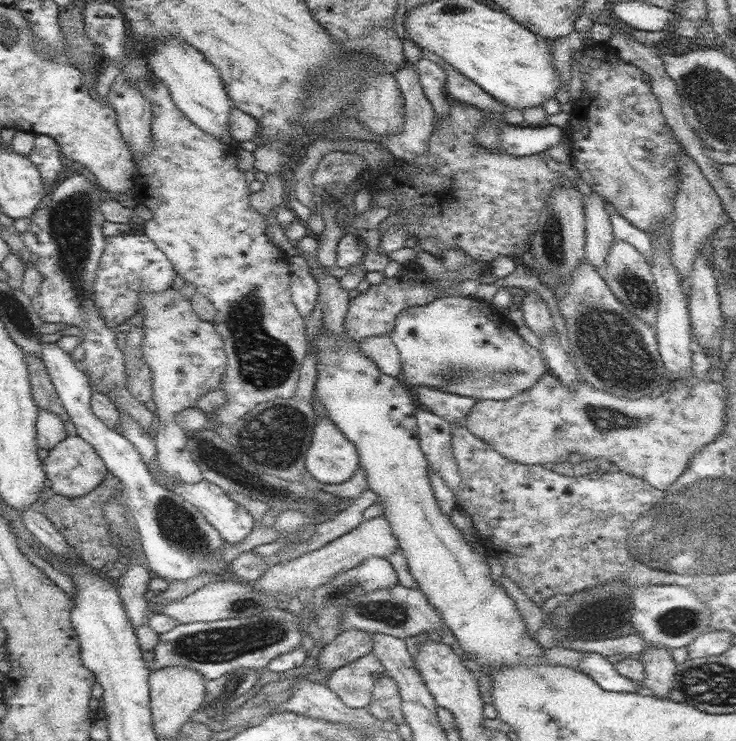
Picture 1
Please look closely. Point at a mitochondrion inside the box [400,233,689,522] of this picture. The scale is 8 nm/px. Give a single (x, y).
(613, 348)

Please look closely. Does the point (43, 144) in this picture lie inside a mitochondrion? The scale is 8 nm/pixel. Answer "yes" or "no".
no

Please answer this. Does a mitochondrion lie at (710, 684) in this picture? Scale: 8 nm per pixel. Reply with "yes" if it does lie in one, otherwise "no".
yes

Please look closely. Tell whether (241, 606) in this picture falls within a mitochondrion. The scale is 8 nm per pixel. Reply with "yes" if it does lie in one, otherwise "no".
yes

